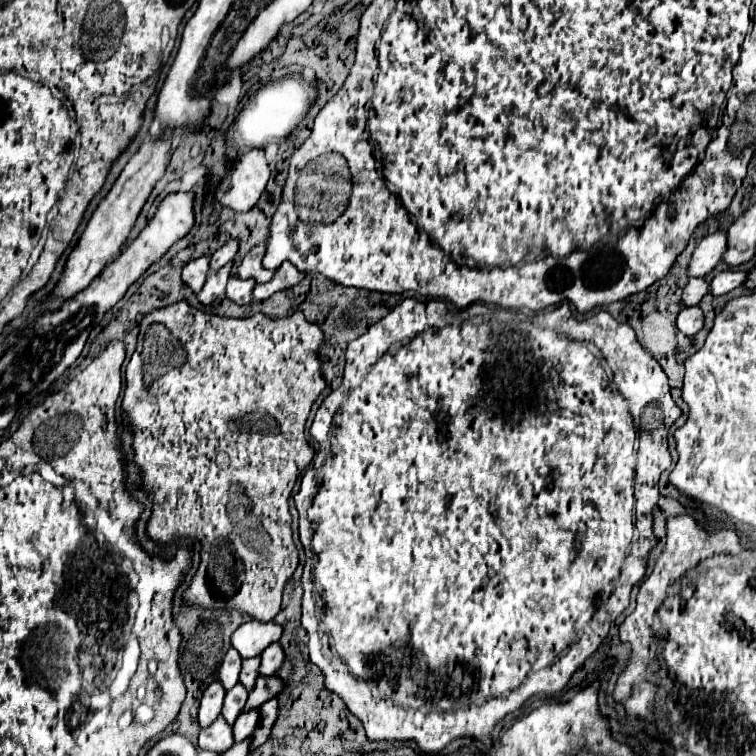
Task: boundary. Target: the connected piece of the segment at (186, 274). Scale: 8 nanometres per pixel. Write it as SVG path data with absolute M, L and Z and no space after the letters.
M202 256L202 258L196 258L196 260L190 260L184 268L182 268L182 282L192 290L192 292L200 292L202 284L204 284L204 278L208 274L208 256Z

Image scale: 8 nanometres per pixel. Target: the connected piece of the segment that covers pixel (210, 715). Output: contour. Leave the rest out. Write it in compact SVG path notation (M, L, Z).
M216 682L208 684L204 694L202 694L200 708L198 708L200 728L208 728L220 716L220 704L222 702L224 702L224 688L220 688L220 684L216 684Z

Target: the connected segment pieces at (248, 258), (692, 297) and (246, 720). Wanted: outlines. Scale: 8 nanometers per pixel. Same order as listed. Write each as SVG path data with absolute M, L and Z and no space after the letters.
M264 244L254 246L254 248L244 256L244 260L240 262L240 266L236 268L236 276L242 278L242 280L252 278L252 280L256 280L258 284L268 282L268 280L274 276L274 272L268 272L268 270L264 270L264 268L260 268L260 258L262 258L262 256L264 256Z
M702 278L700 280L690 280L684 288L684 292L682 292L680 304L682 306L696 306L706 292L708 292L708 284Z
M250 710L250 712L240 714L238 720L232 724L234 740L236 740L236 742L242 742L244 738L248 738L256 724L258 724L258 710Z

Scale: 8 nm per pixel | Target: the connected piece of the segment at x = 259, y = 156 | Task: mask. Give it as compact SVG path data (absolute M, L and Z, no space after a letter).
M250 150L242 154L230 172L230 178L232 190L222 196L220 204L234 212L248 212L256 206L270 178L264 150Z

